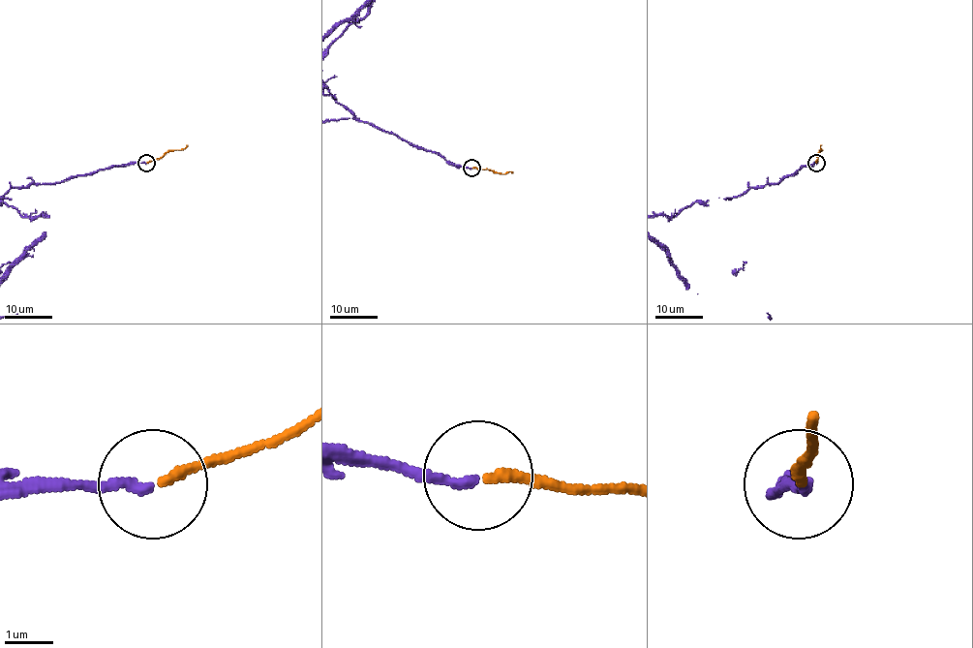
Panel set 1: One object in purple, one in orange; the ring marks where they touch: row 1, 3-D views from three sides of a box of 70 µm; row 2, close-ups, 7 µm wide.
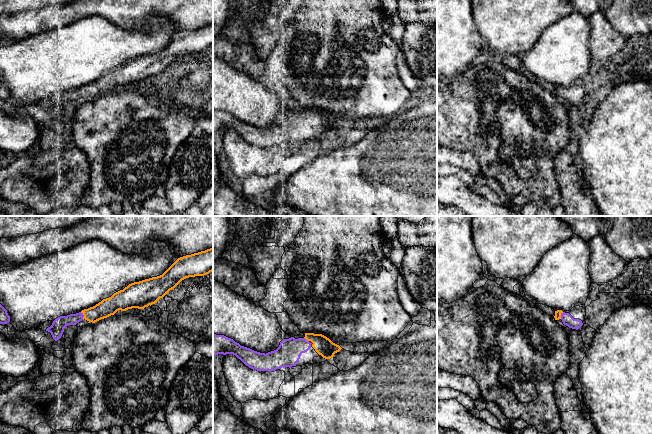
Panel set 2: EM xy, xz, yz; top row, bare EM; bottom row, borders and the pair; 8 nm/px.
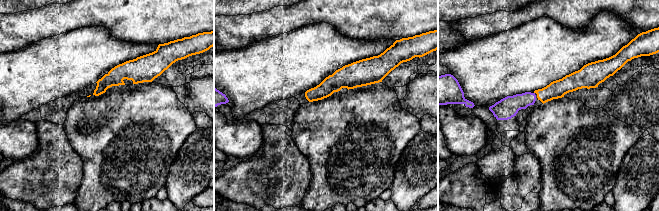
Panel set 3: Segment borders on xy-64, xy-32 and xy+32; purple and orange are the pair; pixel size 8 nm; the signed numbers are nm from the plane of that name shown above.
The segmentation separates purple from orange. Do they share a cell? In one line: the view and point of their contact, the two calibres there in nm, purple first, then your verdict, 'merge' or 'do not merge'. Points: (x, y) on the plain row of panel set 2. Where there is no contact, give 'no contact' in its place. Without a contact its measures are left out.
xy (83, 91) | 110/140 nm | merge

